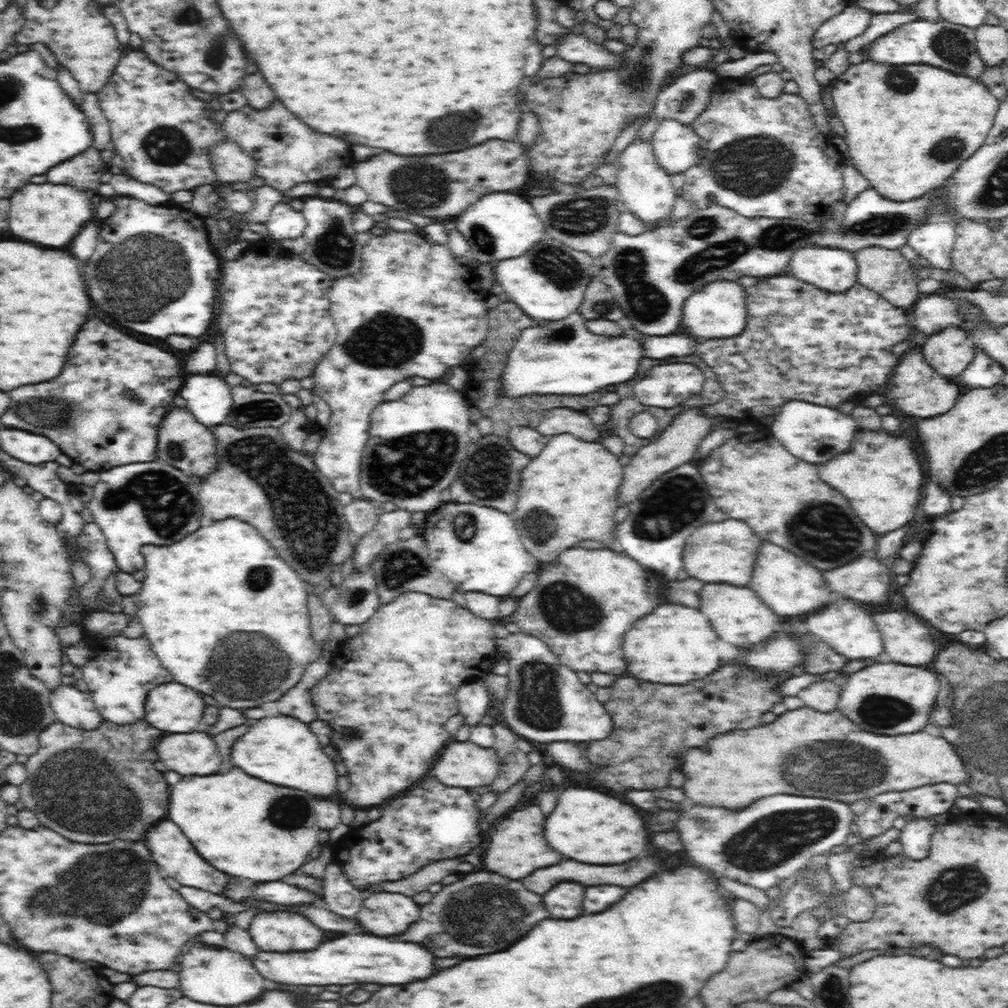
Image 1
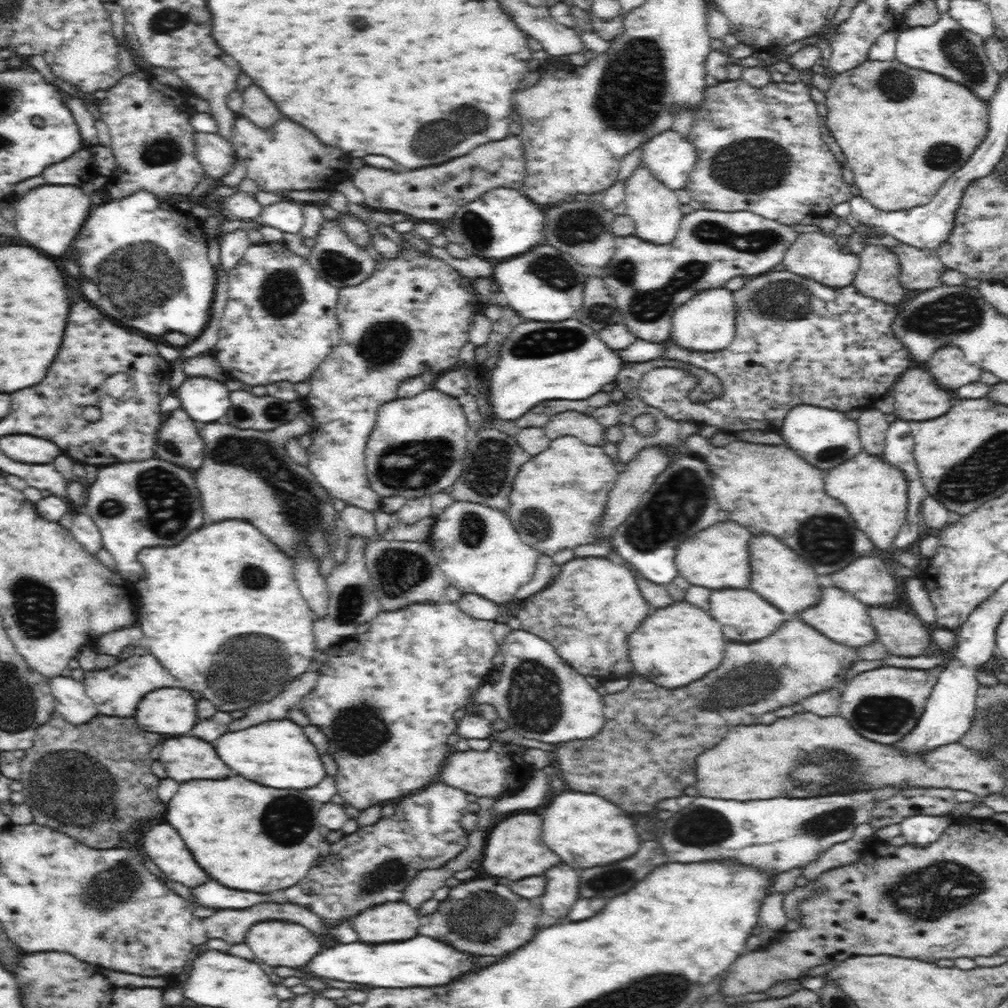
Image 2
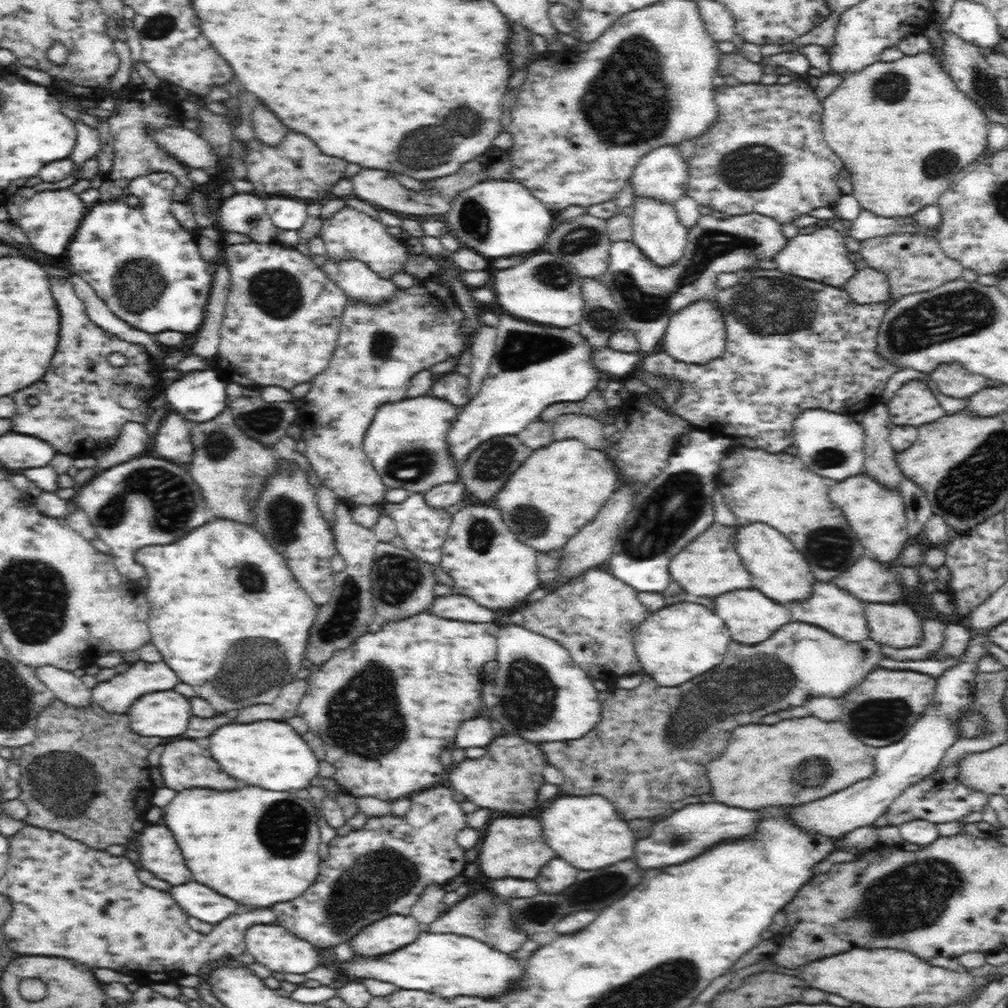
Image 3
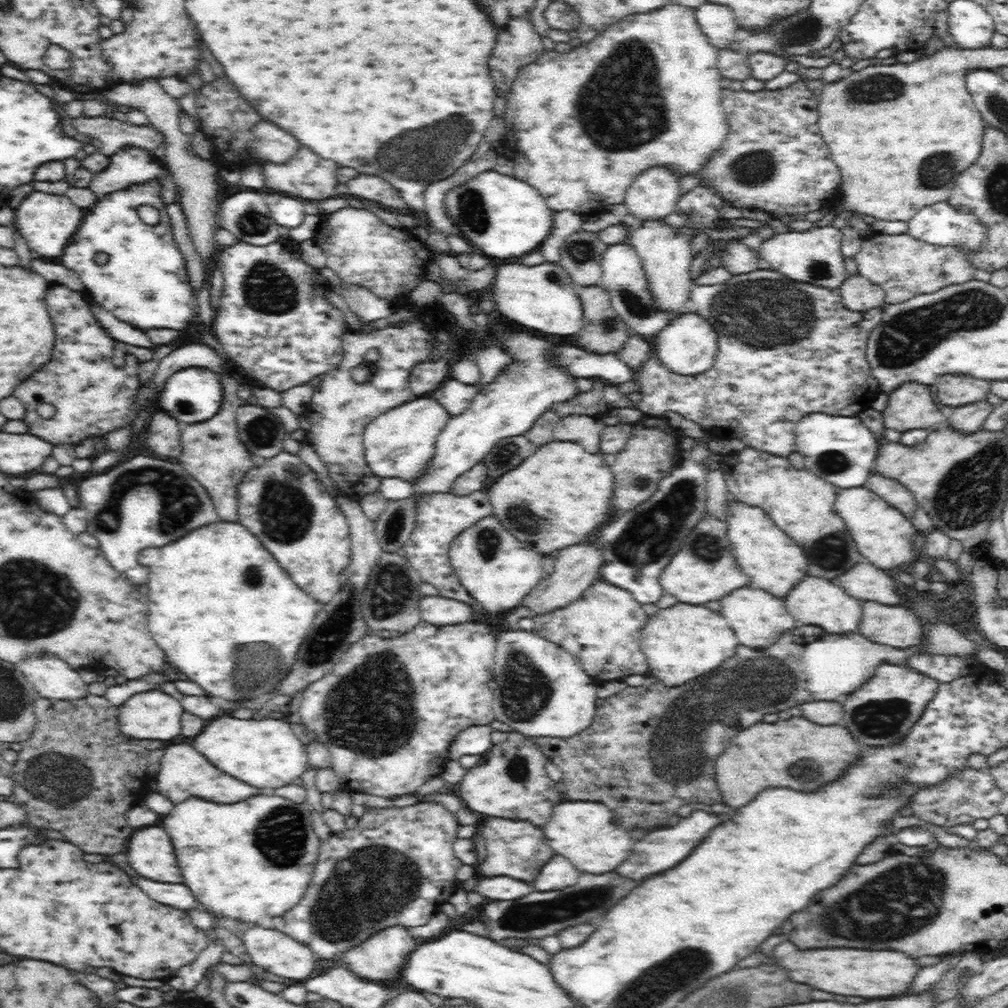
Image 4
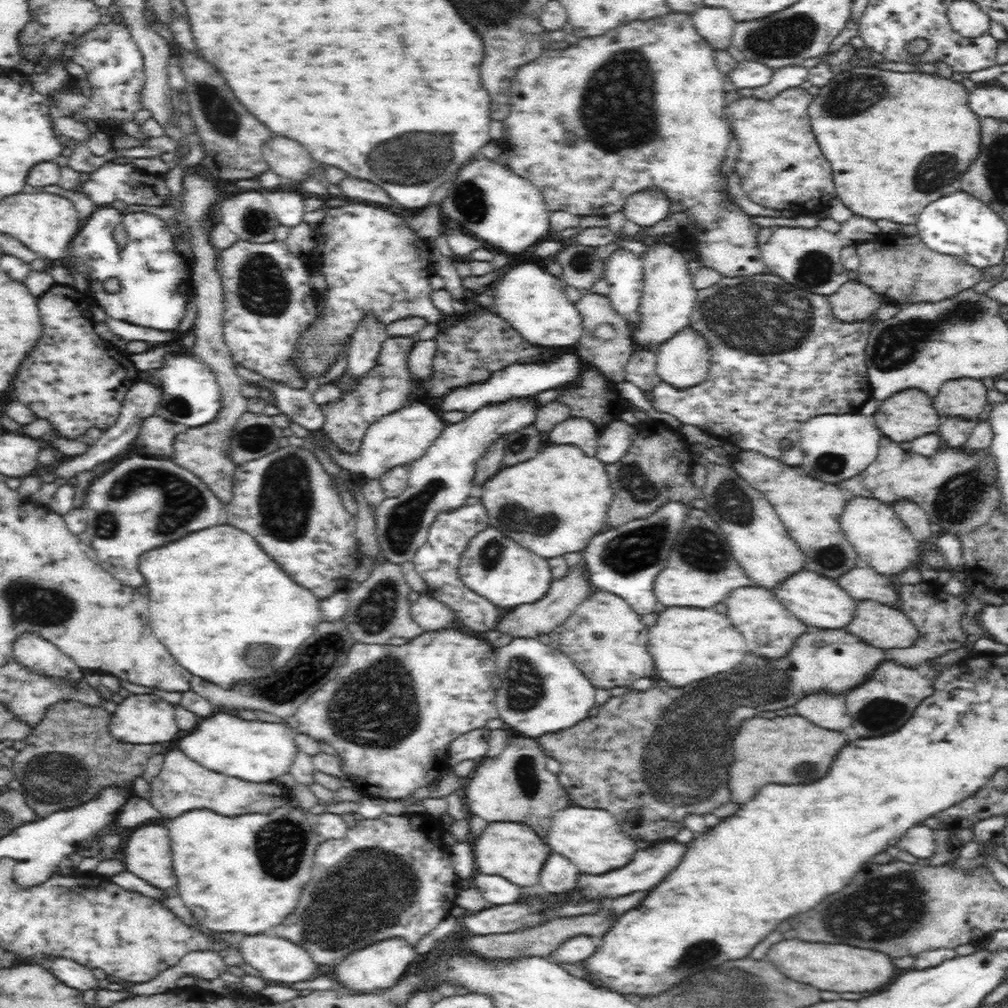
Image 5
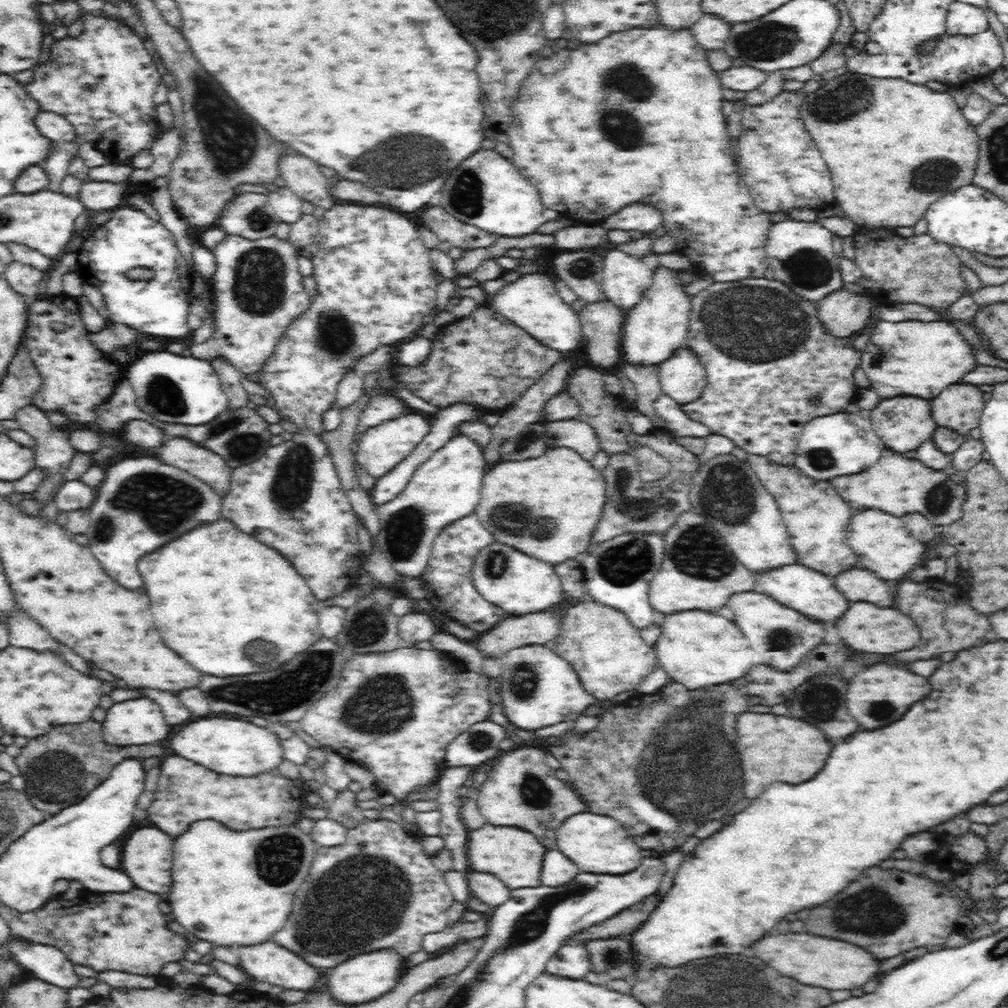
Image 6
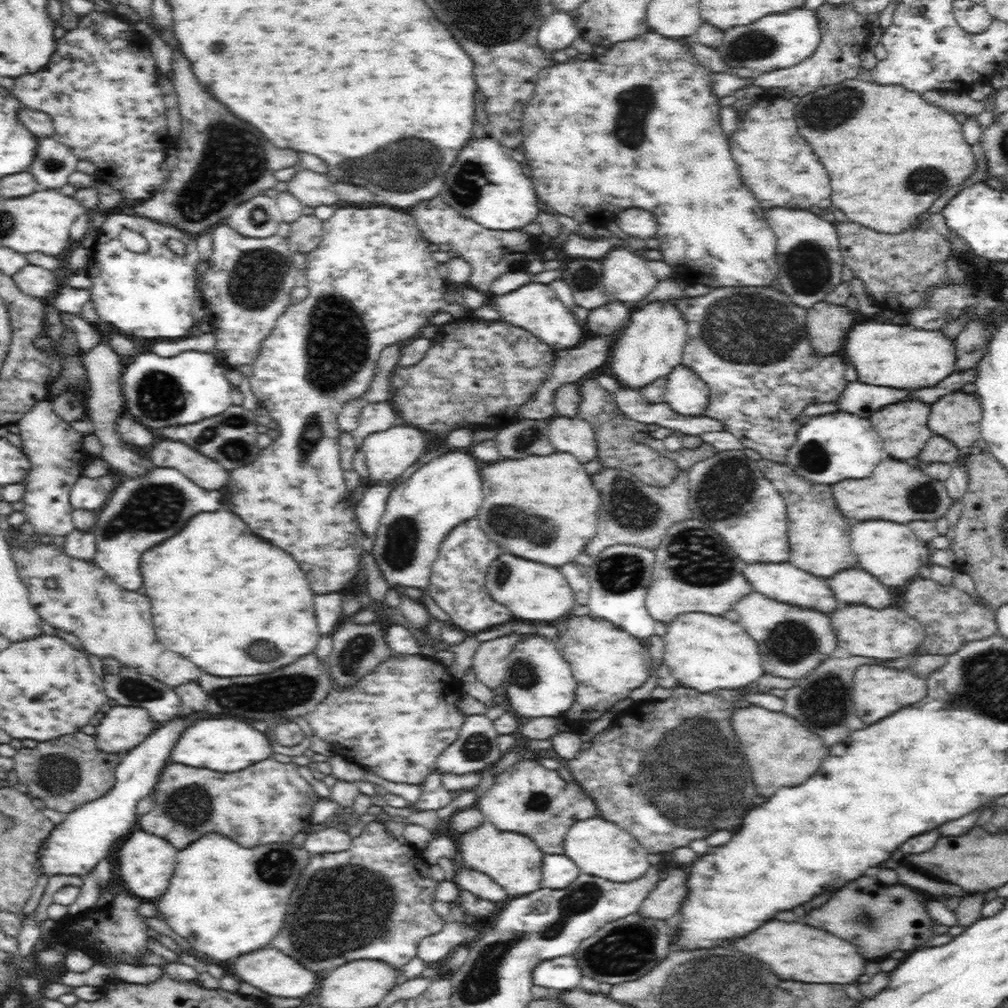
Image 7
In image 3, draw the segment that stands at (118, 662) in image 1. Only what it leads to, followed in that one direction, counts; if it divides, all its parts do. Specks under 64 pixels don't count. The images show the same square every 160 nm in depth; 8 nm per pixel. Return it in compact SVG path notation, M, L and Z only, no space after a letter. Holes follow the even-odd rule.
M162 661L137 662L125 673L98 683L91 691L91 698L106 710L124 714L128 707L148 692L172 690L180 678Z

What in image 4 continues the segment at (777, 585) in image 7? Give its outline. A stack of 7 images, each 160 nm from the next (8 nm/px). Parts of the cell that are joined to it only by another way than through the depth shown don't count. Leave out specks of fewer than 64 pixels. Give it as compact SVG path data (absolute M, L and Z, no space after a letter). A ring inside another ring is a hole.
M804 576L784 598L788 612L800 622L808 626L822 626L828 632L834 634L844 634L844 632L856 632L856 626L860 622L862 606L856 598L848 596L844 588L832 584L830 580L824 578L814 578L814 576Z

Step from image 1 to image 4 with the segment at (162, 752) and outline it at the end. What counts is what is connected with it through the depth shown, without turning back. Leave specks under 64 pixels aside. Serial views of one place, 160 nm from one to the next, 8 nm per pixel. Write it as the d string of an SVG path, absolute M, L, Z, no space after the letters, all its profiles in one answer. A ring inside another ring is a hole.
M176 744L164 750L164 757L157 774L155 774L156 793L164 797L170 804L183 804L194 796L194 798L202 798L206 802L214 802L217 805L238 805L241 802L250 801L248 798L260 795L272 795L272 790L258 790L256 786L248 786L246 782L232 778L228 774L220 774L220 770L216 770L216 766L204 762L202 756L196 754L196 750L192 750L192 746L188 744Z

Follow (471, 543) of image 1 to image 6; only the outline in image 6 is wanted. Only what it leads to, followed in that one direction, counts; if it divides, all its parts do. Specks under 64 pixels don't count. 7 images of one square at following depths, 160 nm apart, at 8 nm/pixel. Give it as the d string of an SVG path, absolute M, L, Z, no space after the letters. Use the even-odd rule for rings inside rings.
M488 546L478 554L473 568L474 586L480 594L504 608L510 616L523 617L530 613L546 613L560 608L565 598L563 584L560 575L555 571L555 565L549 562L540 562L537 558L532 558L522 554L516 549L508 546Z

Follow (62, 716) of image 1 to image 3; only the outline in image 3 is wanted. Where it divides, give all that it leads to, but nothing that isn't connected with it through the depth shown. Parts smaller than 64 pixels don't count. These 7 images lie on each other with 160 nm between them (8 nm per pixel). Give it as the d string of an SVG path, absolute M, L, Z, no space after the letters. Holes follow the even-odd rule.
M46 665L34 667L34 672L40 684L54 694L54 698L74 706L91 702L92 690L88 689L72 671Z

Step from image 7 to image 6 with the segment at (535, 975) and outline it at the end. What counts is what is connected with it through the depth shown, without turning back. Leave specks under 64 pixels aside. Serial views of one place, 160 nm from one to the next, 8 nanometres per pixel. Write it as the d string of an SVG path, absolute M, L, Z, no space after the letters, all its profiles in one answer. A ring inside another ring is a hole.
M579 943L563 946L544 968L544 973L548 976L570 981L581 981L590 972L588 953Z

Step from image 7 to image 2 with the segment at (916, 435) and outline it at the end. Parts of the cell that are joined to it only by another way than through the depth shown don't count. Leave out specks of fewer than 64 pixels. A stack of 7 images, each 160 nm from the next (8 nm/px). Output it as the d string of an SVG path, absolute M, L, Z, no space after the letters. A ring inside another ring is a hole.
M908 369L894 386L894 418L908 422L922 422L938 418L948 412L954 398L940 390L932 376L922 370Z

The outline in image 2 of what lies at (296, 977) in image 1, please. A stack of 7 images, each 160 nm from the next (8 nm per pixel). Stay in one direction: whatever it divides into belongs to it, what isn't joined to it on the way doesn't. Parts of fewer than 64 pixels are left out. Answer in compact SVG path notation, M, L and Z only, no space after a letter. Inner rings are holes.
M416 936L408 942L392 942L388 946L364 946L360 942L348 946L336 946L330 950L322 950L308 970L318 976L336 978L342 982L356 982L361 986L376 986L376 988L414 988L414 986L446 986L458 978L480 972L480 964L476 955L470 950L454 948L448 942Z

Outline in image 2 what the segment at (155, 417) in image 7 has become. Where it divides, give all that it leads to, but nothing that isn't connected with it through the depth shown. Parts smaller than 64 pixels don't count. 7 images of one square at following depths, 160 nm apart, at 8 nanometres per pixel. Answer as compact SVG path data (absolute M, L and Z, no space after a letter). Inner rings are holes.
M206 376L186 378L174 392L181 410L197 424L216 422L230 408L229 391L220 380Z

